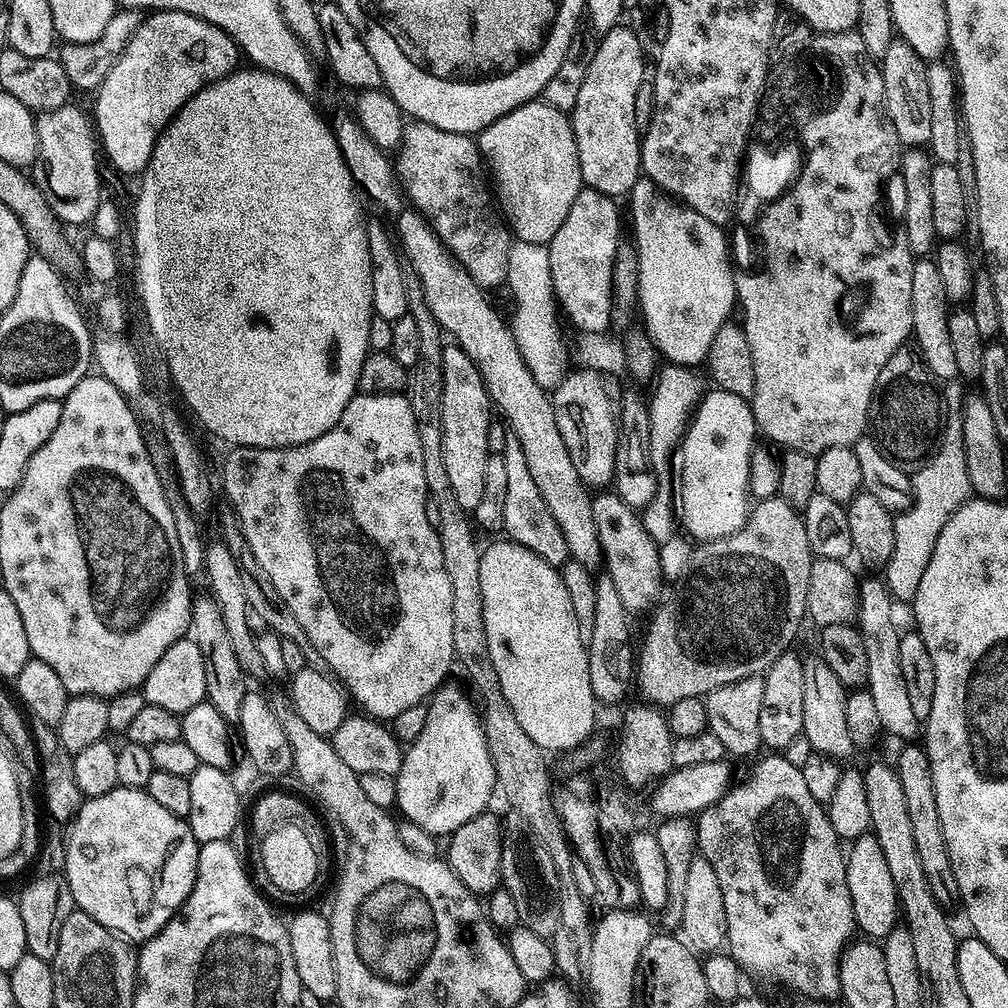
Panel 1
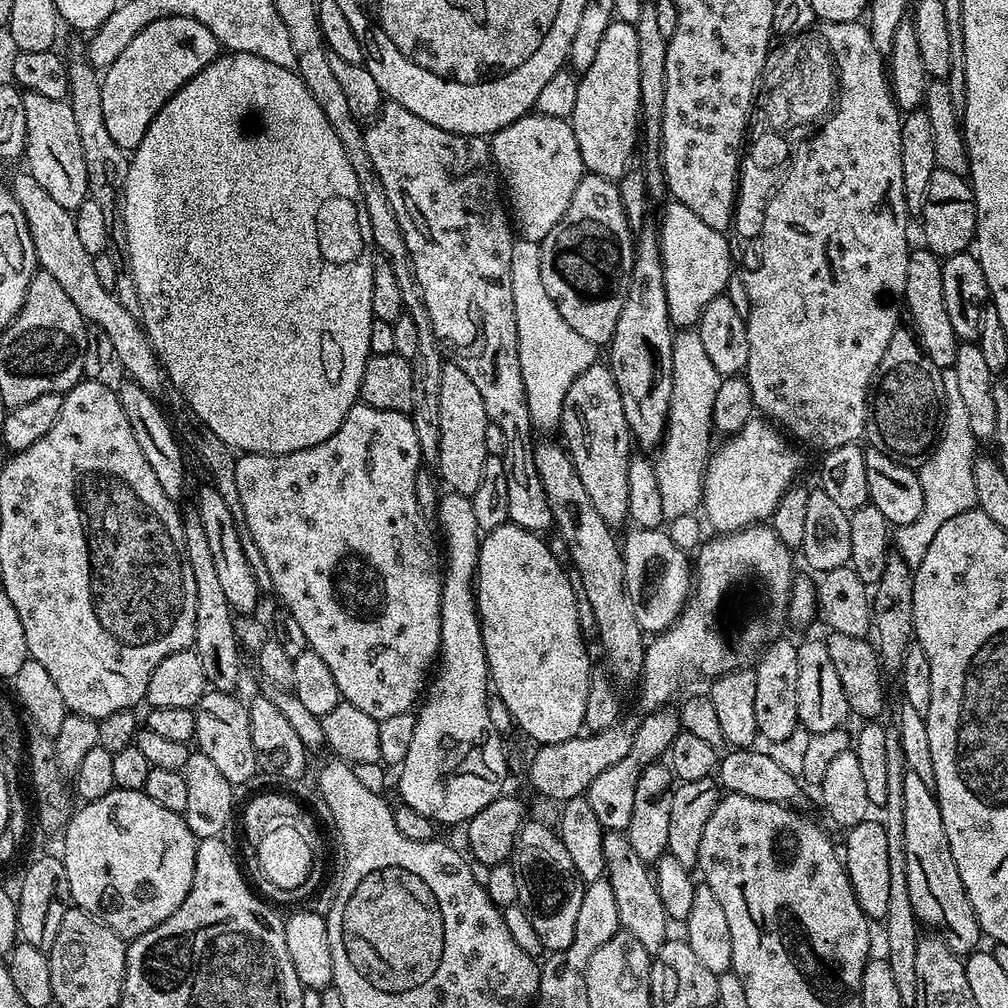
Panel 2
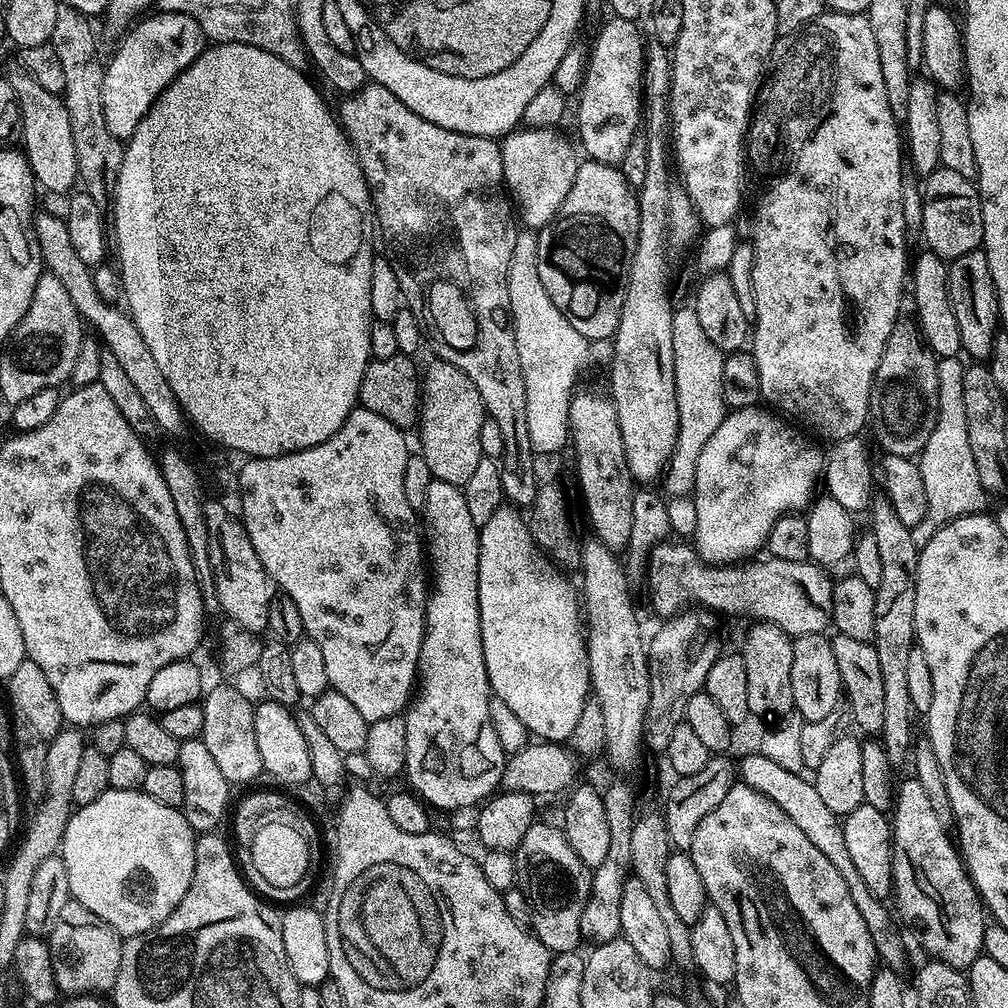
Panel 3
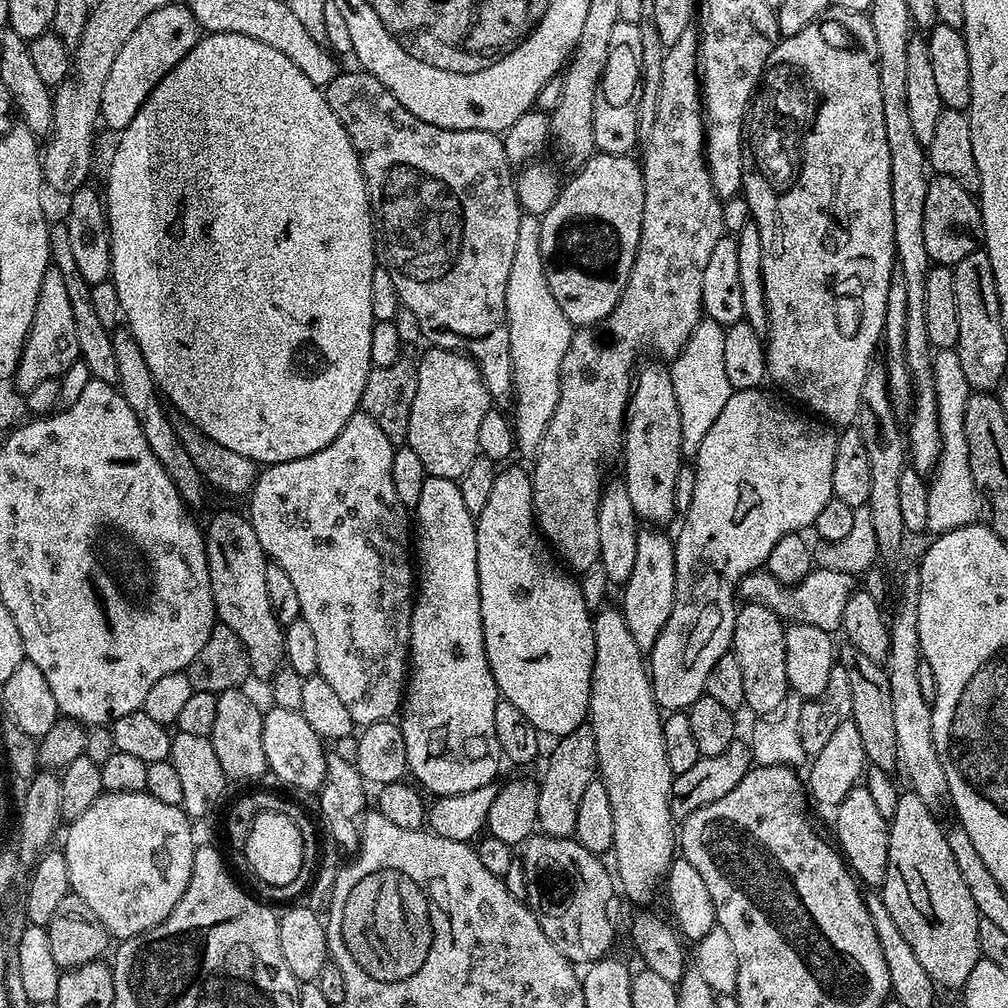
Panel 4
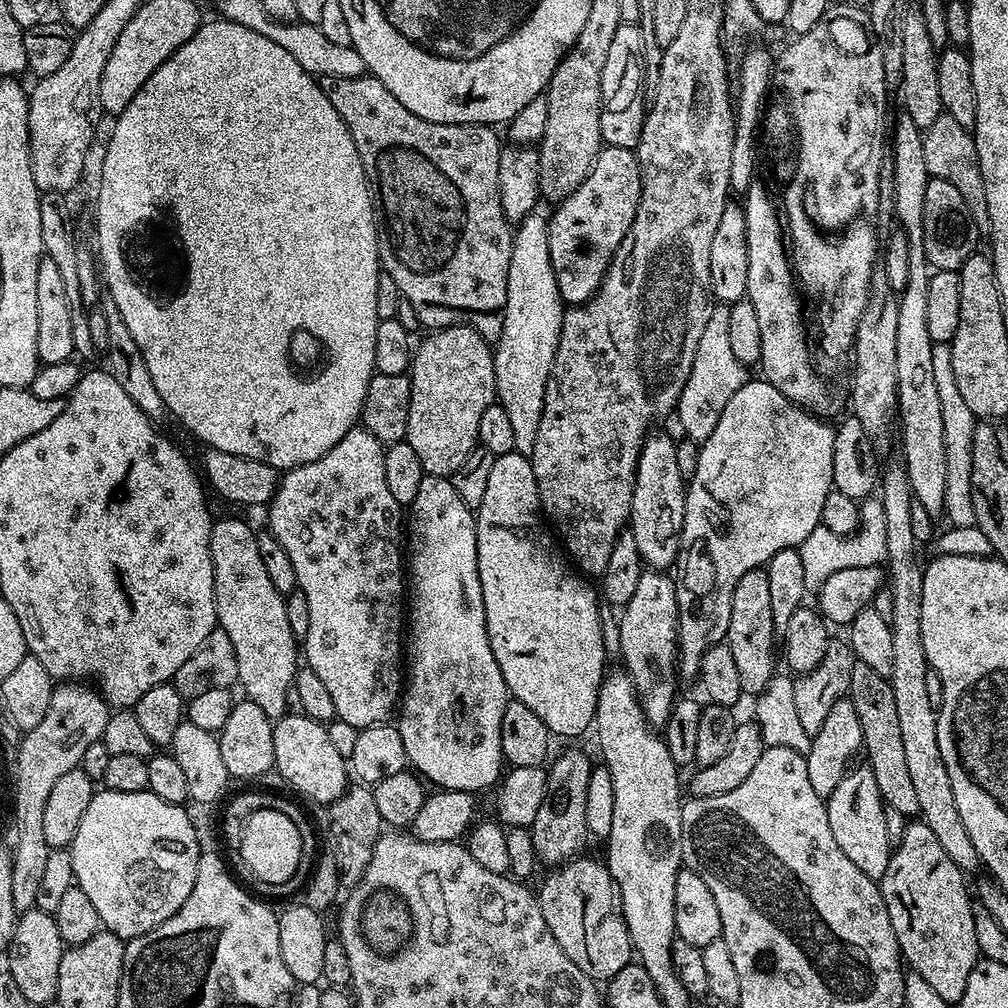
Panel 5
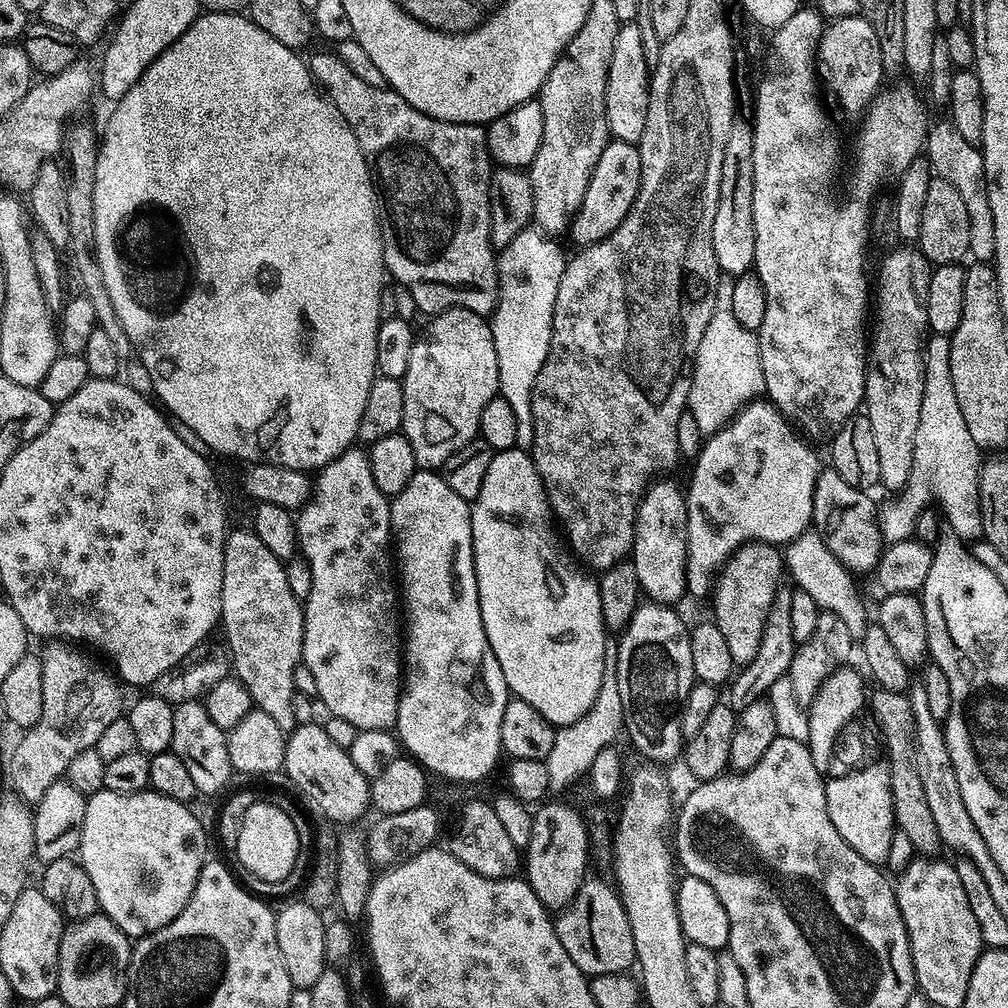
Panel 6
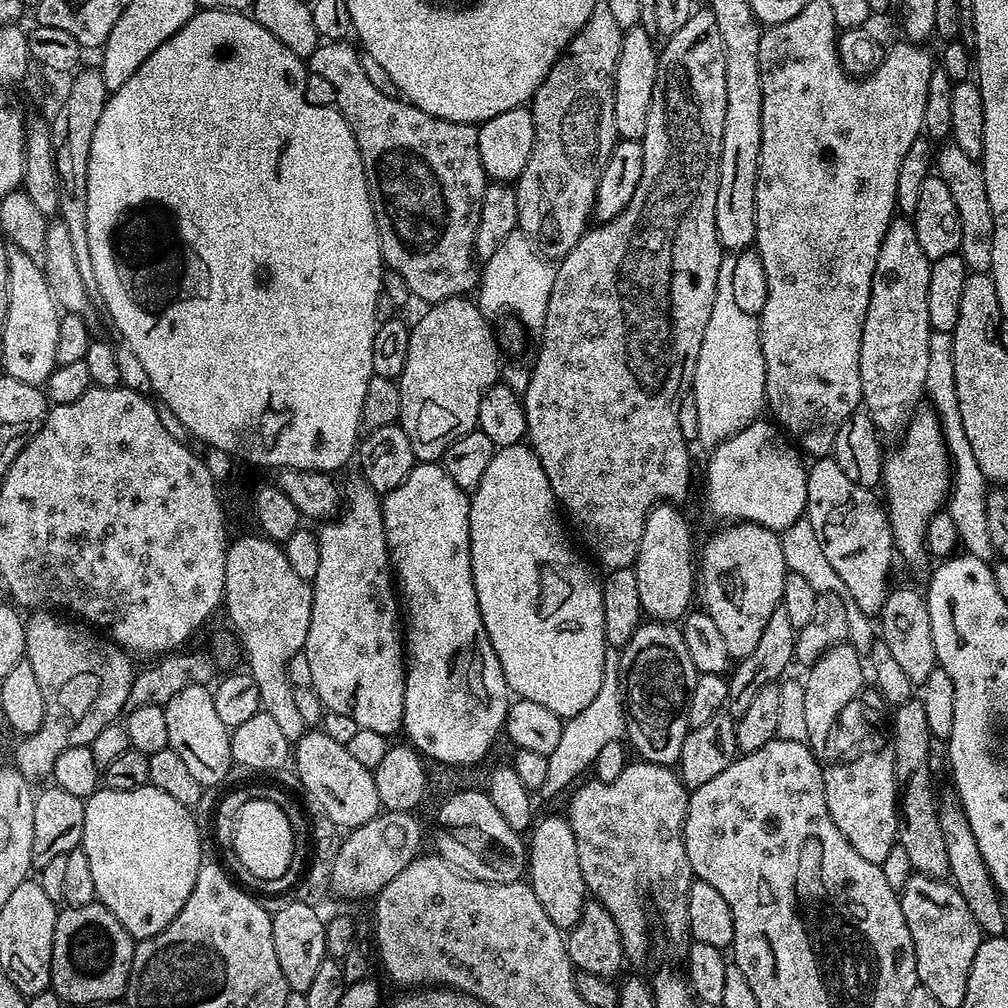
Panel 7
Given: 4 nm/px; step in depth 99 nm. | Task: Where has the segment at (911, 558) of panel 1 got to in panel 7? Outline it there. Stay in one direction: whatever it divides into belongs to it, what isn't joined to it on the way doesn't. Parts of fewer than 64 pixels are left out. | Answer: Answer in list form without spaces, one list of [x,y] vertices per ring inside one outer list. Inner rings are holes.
[[[933,332],[930,338],[930,359],[926,366],[926,382],[924,383],[924,396],[929,400],[931,411],[935,412],[940,420],[940,429],[944,434],[944,445],[948,448],[948,455],[952,462],[952,486],[946,501],[946,510],[950,518],[954,518],[954,526],[958,526],[958,534],[963,551],[967,555],[979,560],[991,561],[994,556],[990,526],[988,525],[988,494],[990,485],[982,474],[978,462],[974,458],[974,449],[966,438],[966,429],[962,427],[962,413],[958,411],[958,386],[954,386],[954,350],[952,349],[951,332]]]

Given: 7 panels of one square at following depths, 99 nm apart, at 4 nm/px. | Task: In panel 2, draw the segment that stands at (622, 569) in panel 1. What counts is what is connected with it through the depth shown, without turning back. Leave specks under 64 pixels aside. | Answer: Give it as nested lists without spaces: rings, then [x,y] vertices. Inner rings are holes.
[[[660,528],[631,529],[622,536],[624,557],[624,589],[638,618],[640,631],[645,634],[665,632],[680,616],[684,601],[690,595],[690,581],[694,572],[690,567],[690,556],[668,537],[667,531]]]

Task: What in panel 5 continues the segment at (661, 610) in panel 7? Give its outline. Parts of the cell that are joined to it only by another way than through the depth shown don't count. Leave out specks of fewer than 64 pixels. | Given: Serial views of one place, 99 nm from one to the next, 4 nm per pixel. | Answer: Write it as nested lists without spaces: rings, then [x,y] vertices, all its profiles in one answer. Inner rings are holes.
[[[649,435],[640,448],[636,467],[630,530],[634,534],[634,542],[638,542],[638,554],[652,570],[671,569],[680,552],[680,535],[686,514],[686,482],[676,463],[676,445],[677,441],[668,436]]]

